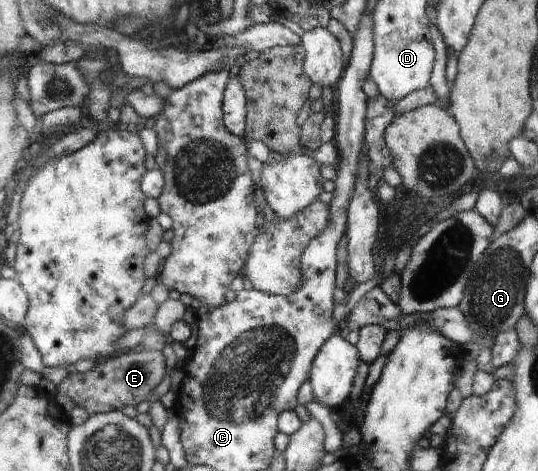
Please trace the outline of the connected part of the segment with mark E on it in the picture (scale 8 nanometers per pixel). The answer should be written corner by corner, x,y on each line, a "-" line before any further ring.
144,348
142,351
124,353
97,362
95,368
86,373
70,374
57,386
57,393
68,395
79,407
84,407
90,414
121,411
124,407
135,406
148,401
148,395
154,394
164,381
165,358
162,351

